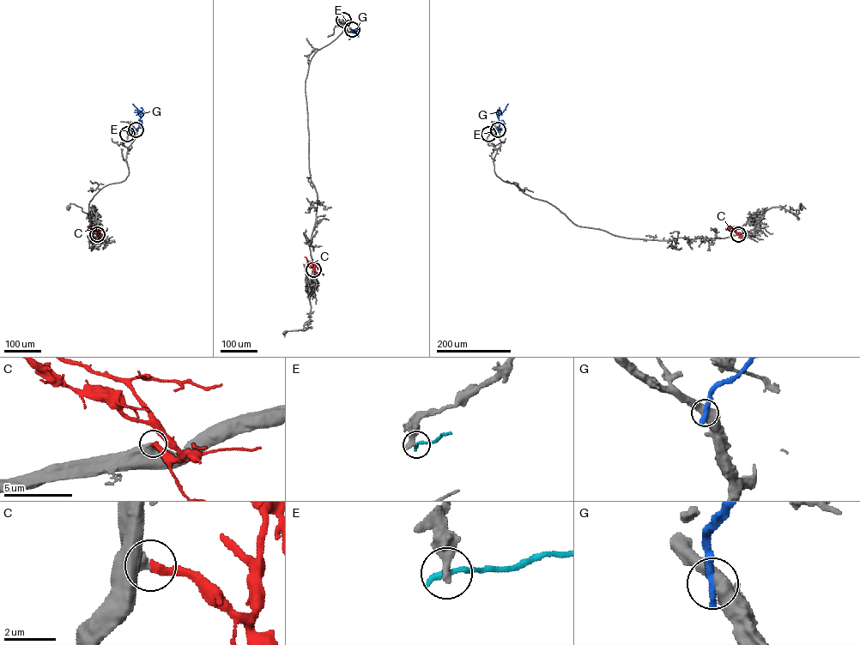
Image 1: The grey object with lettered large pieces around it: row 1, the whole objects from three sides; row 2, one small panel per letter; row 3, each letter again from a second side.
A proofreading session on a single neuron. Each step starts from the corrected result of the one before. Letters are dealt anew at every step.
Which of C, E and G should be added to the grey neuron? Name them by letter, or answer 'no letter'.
C

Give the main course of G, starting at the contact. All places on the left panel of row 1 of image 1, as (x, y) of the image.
G: (136, 129), (141, 113), (132, 104)

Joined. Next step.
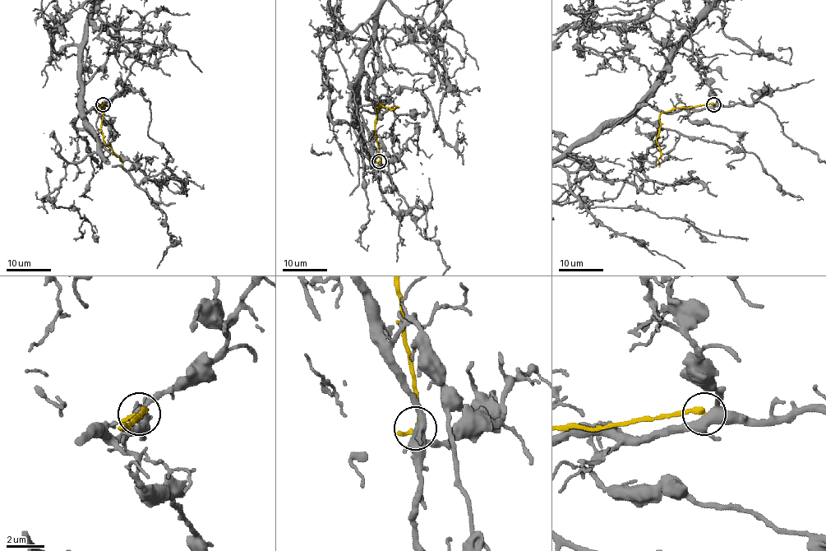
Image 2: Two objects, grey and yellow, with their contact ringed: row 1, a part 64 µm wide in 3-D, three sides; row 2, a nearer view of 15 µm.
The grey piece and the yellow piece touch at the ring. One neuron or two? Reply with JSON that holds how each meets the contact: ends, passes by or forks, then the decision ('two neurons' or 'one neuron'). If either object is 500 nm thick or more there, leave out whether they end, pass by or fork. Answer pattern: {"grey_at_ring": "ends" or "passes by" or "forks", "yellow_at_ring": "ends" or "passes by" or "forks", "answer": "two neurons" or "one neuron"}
{"grey_at_ring": "forks", "yellow_at_ring": "ends", "answer": "two neurons"}

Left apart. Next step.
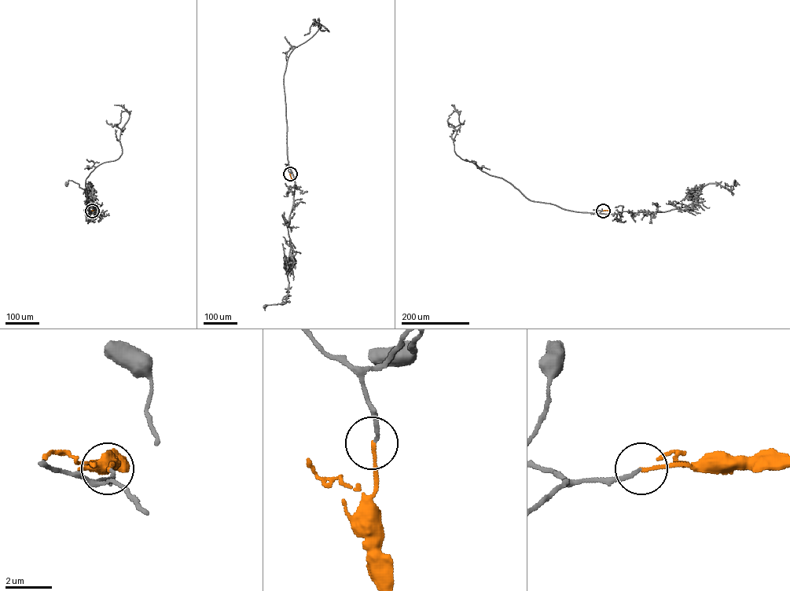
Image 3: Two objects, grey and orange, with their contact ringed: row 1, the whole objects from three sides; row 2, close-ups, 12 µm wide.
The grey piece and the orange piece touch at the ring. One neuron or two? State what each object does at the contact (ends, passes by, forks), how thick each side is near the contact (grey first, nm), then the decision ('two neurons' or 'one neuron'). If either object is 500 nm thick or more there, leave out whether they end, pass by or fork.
grey ends; orange ends; calibres 140 and 140 nm; one neuron

